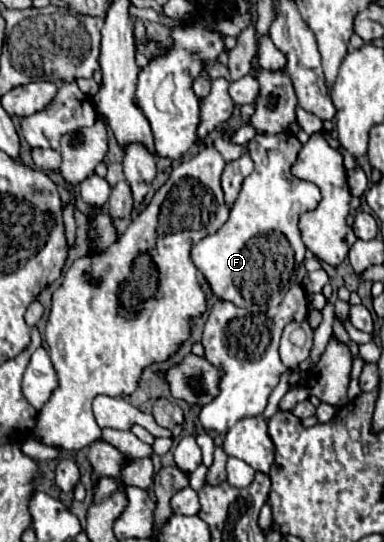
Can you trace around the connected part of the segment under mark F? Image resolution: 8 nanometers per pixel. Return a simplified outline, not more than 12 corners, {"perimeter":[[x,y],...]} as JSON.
{"perimeter":[[256,135],[228,221],[192,263],[230,303],[274,307],[320,203],[300,141]]}

